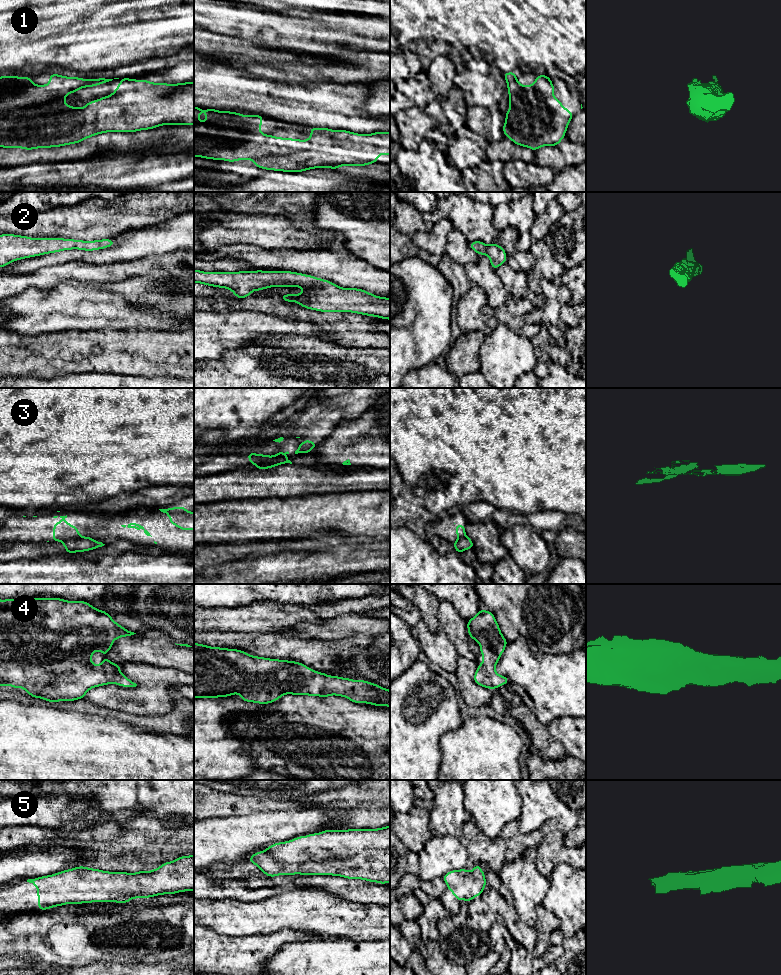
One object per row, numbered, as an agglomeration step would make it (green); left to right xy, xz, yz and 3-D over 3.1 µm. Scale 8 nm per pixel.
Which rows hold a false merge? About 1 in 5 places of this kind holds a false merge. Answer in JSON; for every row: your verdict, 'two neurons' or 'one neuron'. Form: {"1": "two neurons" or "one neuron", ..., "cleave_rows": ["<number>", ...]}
{"1": "one neuron", "2": "one neuron", "3": "two neurons", "4": "one neuron", "5": "one neuron", "cleave_rows": ["3"]}

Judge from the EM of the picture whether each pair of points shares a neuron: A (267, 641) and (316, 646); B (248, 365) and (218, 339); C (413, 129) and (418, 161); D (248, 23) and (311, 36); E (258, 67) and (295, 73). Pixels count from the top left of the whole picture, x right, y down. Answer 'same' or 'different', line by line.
A: same
B: different
C: different
D: same
E: same

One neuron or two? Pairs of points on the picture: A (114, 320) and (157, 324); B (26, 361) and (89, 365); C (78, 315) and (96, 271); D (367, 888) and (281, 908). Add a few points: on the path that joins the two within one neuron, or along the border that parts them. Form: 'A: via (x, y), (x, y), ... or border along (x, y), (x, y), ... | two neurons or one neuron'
A: via (125, 320), (146, 320) | one neuron
B: via (42, 361), (73, 362) | one neuron
C: border along (64, 281), (77, 280), (87, 284) | two neurons
D: border along (316, 889), (322, 889), (357, 903) | two neurons

